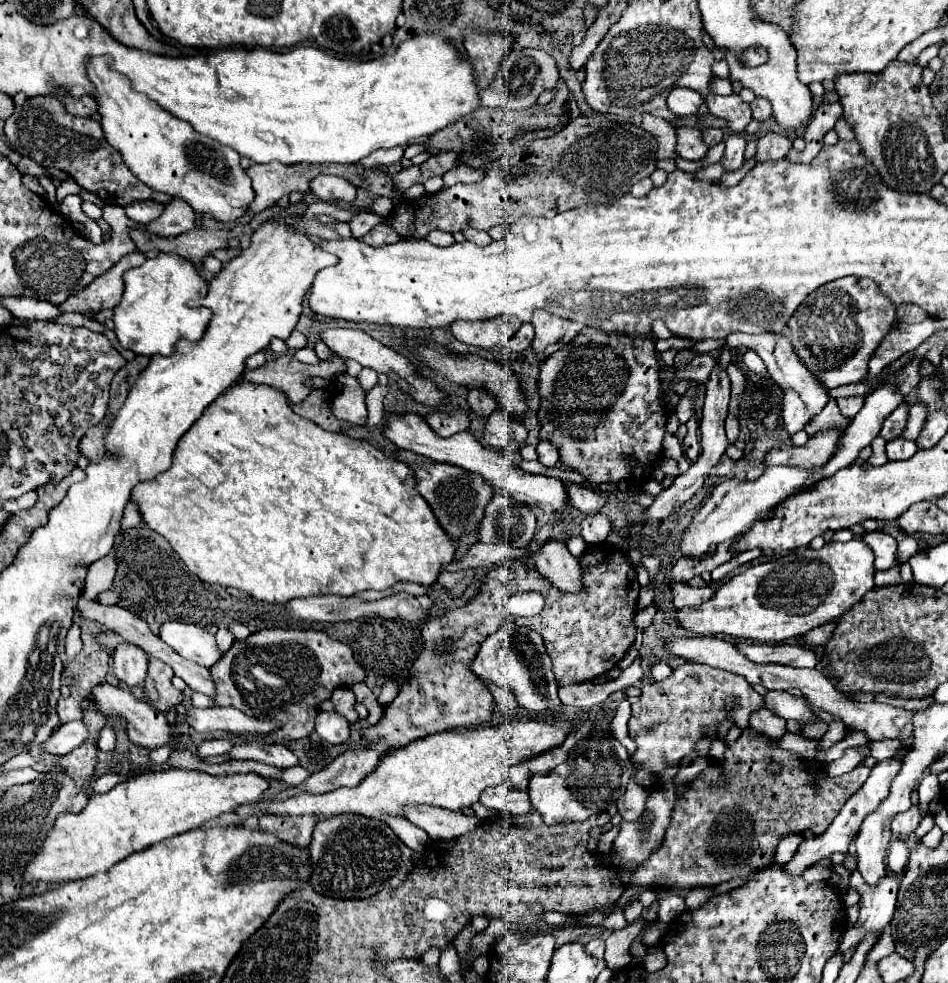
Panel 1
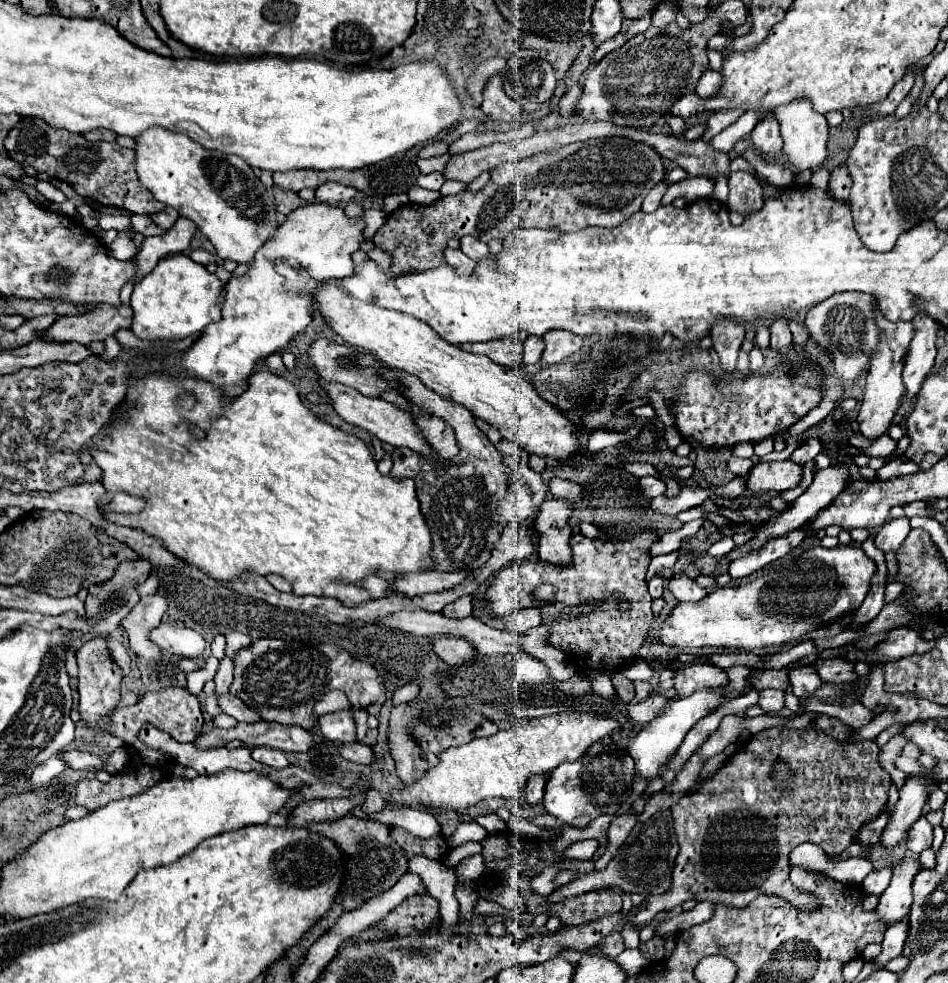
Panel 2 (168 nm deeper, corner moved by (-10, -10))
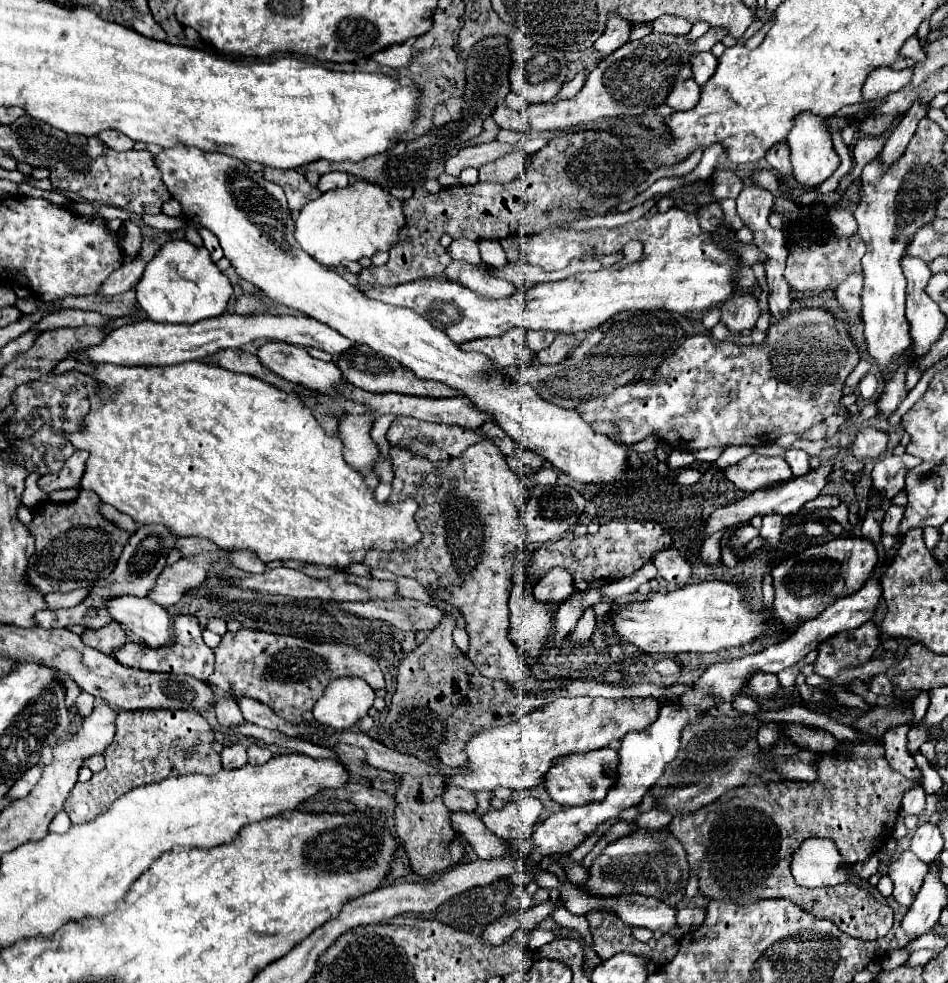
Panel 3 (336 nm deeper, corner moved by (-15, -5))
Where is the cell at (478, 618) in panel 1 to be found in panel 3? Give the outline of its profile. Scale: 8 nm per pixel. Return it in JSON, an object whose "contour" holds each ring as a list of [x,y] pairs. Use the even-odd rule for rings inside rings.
{"contour":[[[611,520],[599,528],[597,534],[575,536],[567,534],[557,542],[551,542],[551,548],[539,548],[531,562],[531,572],[535,578],[541,578],[549,568],[563,566],[575,578],[577,590],[589,590],[591,586],[601,586],[607,578],[621,578],[623,574],[631,574],[639,570],[657,550],[671,546],[669,532],[657,522],[621,522]]]}

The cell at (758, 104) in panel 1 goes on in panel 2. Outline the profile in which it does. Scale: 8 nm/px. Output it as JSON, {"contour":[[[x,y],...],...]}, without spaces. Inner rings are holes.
{"contour":[[[772,115],[762,117],[752,131],[752,141],[768,157],[776,157],[782,151],[782,137],[778,131],[778,121]]]}

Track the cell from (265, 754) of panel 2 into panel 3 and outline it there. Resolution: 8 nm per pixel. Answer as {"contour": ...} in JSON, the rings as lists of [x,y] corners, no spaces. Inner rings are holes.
{"contour":[[[251,744],[247,748],[247,762],[253,766],[261,766],[265,764],[269,758],[273,756],[273,752],[267,746],[259,746],[259,744]]]}

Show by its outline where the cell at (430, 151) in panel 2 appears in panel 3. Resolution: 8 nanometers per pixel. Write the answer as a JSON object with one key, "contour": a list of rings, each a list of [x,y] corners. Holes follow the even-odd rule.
{"contour":[[[437,104],[435,114],[433,114],[433,122],[435,122],[435,126],[437,126],[437,128],[445,126],[447,122],[451,122],[451,116],[449,116],[449,112],[447,112],[445,104]]]}

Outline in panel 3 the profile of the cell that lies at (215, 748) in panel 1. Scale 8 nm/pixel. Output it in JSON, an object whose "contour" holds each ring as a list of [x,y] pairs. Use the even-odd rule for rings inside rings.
{"contour":[[[119,596],[107,602],[107,610],[111,618],[133,634],[137,634],[147,646],[165,646],[173,642],[171,618],[165,608],[151,602],[149,598],[137,596]]]}

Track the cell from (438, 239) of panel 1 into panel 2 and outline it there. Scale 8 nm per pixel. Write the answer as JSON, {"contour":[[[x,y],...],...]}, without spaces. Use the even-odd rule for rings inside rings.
{"contour":[[[446,247],[446,249],[444,249],[444,257],[446,257],[446,263],[452,265],[452,267],[456,267],[462,275],[468,275],[468,273],[472,271],[472,267],[476,265],[476,263],[470,261],[460,249],[450,249],[450,247]]]}

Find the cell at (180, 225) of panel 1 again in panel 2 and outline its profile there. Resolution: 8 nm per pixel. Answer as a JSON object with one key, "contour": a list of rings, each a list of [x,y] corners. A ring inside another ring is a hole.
{"contour":[[[180,217],[174,223],[174,227],[168,229],[164,235],[146,237],[142,243],[142,251],[138,253],[138,271],[134,279],[140,281],[144,275],[148,275],[162,257],[186,251],[190,247],[194,233],[196,233],[196,225],[190,219]]]}

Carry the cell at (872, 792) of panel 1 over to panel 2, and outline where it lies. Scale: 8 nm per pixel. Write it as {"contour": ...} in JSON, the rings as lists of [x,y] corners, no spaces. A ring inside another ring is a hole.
{"contour":[[[886,803],[884,809],[880,811],[880,815],[878,815],[876,819],[872,819],[870,823],[864,823],[864,825],[860,827],[860,843],[862,843],[864,847],[874,847],[874,845],[876,845],[880,831],[882,831],[882,829],[886,827],[886,823],[888,823],[888,817],[890,817],[890,807],[888,807],[888,803]]]}

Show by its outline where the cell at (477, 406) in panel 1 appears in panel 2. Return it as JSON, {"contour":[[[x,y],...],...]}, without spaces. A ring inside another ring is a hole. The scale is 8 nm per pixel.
{"contour":[[[476,419],[476,425],[482,429],[482,433],[496,445],[500,439],[502,439],[502,435],[500,435],[500,431],[496,429],[496,427],[492,427],[492,425],[488,425],[486,421],[482,421],[482,419]]]}

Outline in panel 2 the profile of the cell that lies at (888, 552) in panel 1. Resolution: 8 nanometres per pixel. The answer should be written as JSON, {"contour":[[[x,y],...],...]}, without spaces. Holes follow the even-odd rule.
{"contour":[[[900,517],[900,519],[890,519],[882,529],[880,533],[876,535],[874,543],[880,551],[884,553],[896,553],[898,547],[902,547],[904,539],[908,537],[910,533],[910,523],[908,523],[908,517]]]}

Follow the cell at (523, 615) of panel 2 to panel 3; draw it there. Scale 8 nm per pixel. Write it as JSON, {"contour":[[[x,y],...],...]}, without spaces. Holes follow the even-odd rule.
{"contour":[[[561,566],[555,570],[549,570],[533,588],[535,598],[539,600],[561,600],[563,596],[571,596],[575,588],[571,586],[571,574],[563,570]]]}

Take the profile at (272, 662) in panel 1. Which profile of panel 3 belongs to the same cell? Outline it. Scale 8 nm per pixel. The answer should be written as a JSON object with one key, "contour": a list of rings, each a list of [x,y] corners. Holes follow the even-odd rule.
{"contour":[[[241,628],[221,638],[221,644],[215,648],[215,670],[207,682],[237,698],[253,698],[291,724],[303,724],[301,714],[311,710],[327,684],[339,676],[359,676],[367,680],[373,690],[385,688],[379,664],[351,646],[315,644],[293,636]]]}

